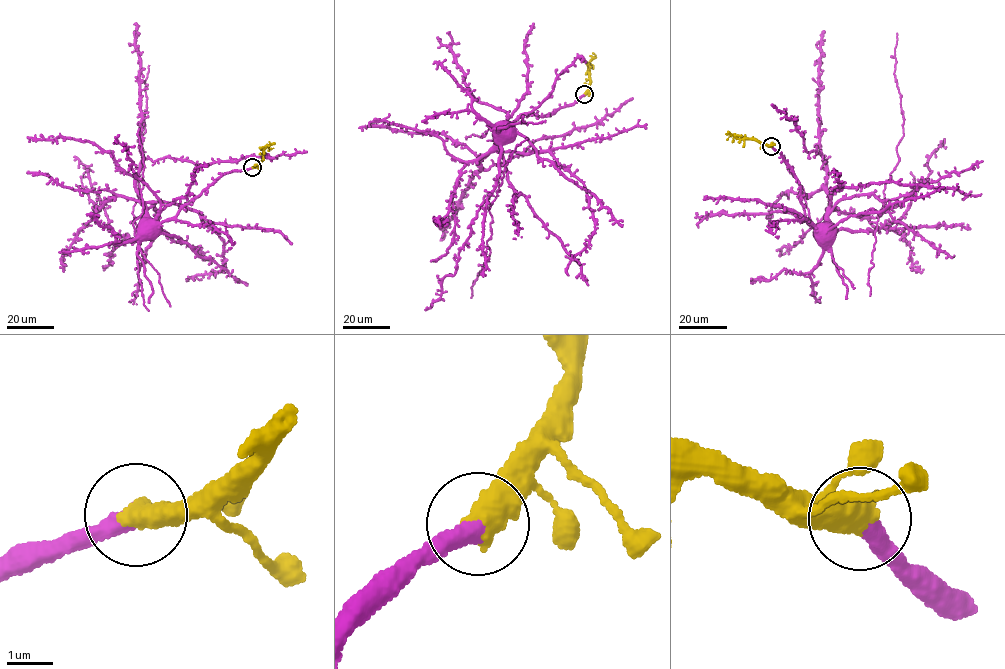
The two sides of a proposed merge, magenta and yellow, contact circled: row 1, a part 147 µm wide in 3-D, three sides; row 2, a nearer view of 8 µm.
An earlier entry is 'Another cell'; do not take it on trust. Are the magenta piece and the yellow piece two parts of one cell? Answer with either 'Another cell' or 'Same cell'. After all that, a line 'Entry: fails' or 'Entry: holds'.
Same cell
Entry: fails

